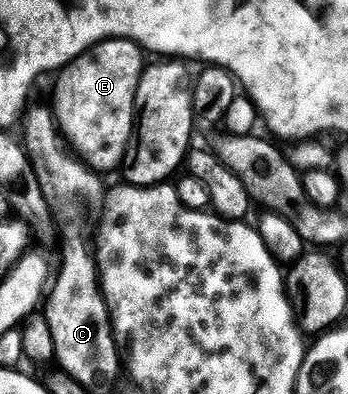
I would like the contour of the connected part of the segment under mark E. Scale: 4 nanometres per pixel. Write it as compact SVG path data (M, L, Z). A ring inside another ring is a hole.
M113 37L110 41L102 41L95 45L87 53L82 53L79 58L67 66L63 77L63 106L57 110L61 129L72 141L79 141L83 148L82 156L96 170L111 169L127 153L127 144L137 133L137 107L135 111L135 100L140 100L139 85L143 82L143 53L145 49L139 41L130 37Z

